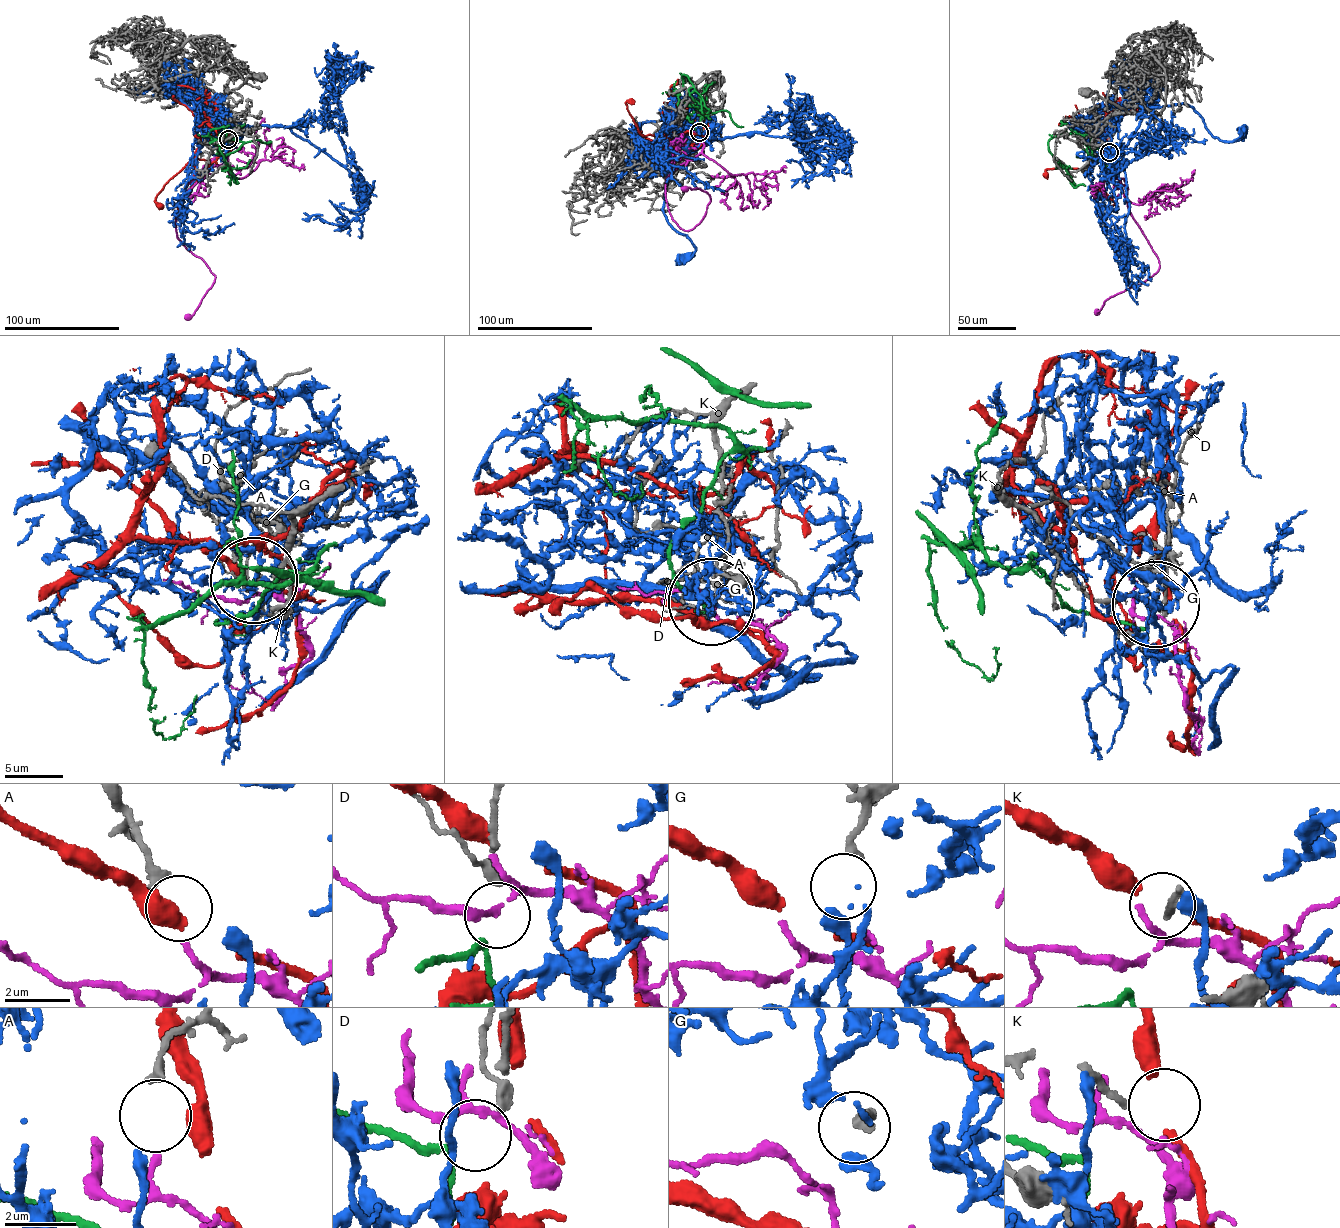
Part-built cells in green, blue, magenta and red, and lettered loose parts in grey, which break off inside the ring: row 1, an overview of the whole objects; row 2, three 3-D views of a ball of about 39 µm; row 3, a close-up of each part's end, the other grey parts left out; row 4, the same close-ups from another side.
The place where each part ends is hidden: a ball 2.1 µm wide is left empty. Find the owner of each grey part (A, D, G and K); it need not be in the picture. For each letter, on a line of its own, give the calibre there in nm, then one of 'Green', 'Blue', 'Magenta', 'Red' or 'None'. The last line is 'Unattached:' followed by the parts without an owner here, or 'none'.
A: Thickness 280 nm. Magenta
D: Thickness 240 nm. Green
G: Thickness 240 nm. Blue
K: Thickness 190 nm. None
Unattached: K

